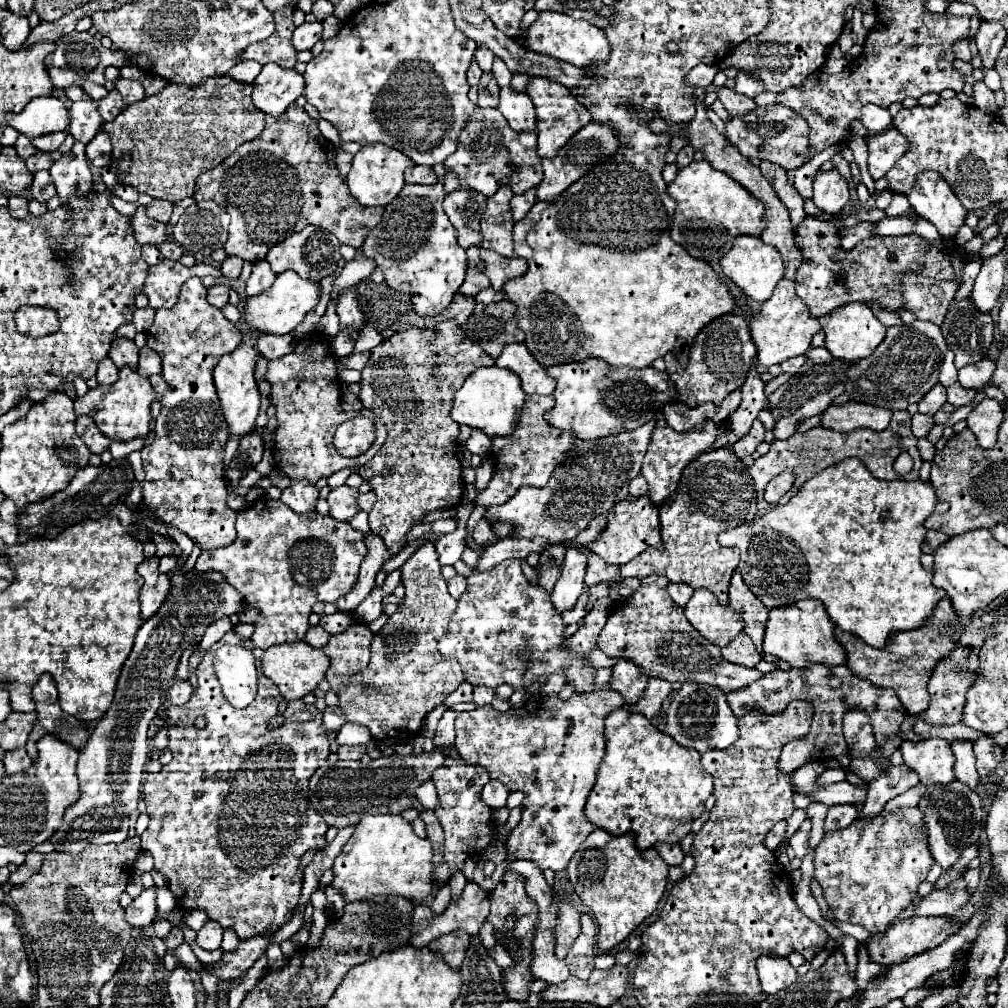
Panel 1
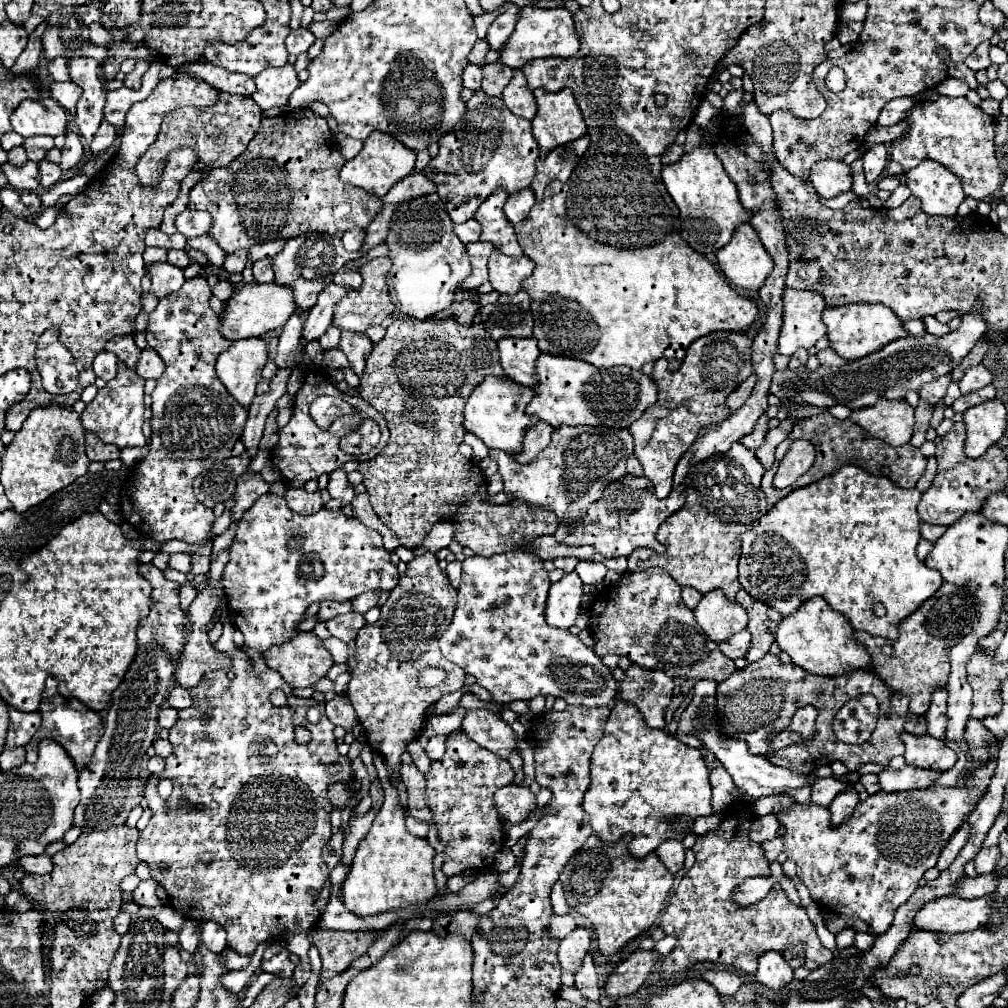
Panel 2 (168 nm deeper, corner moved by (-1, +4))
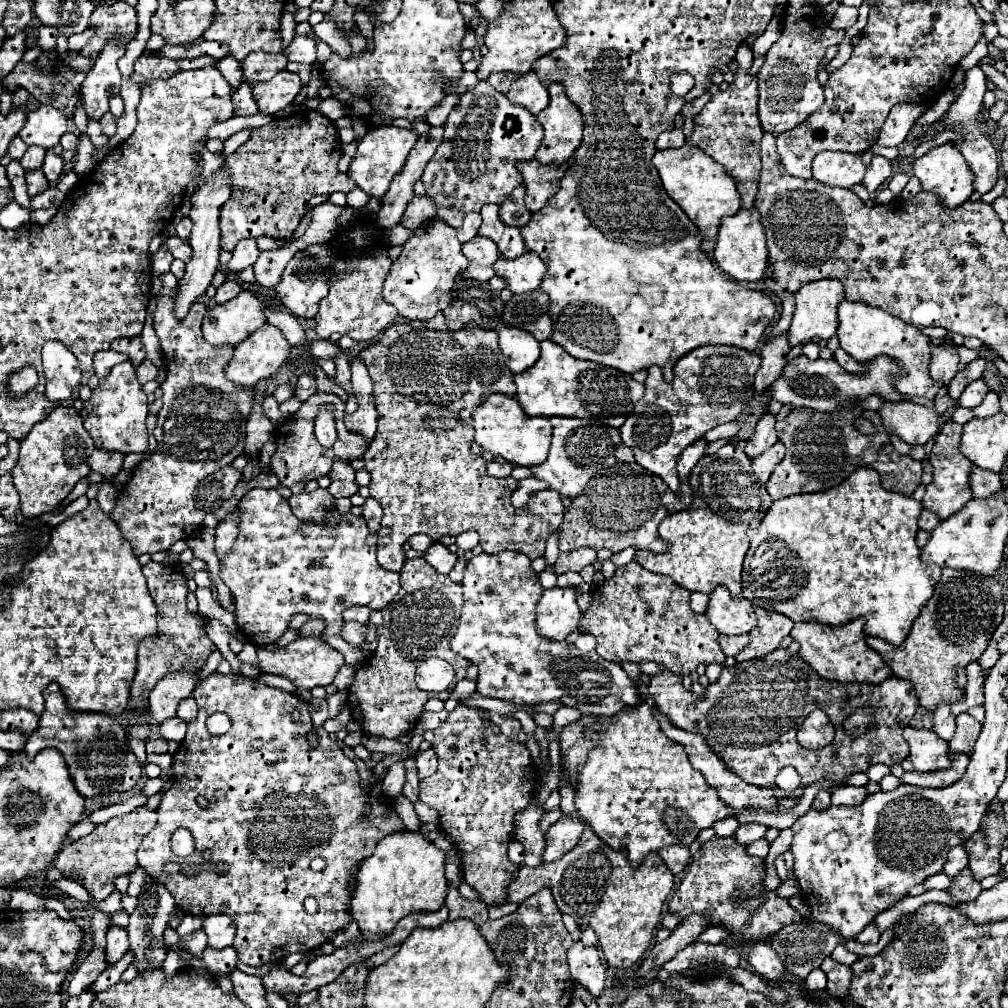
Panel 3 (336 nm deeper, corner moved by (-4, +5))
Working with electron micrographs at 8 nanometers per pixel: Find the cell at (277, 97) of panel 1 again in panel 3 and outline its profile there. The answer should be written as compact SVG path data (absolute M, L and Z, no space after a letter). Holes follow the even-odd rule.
M282 69L270 81L256 83L252 87L252 93L258 103L260 113L274 115L274 113L286 109L294 101L300 87L302 87L302 81L300 81L298 73Z

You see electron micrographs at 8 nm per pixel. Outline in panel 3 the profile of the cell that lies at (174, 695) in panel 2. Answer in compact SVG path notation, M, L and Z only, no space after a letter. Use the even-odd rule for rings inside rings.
M186 697L186 699L182 699L182 703L178 705L178 711L176 711L176 715L178 715L180 719L184 719L184 721L190 721L190 719L194 719L196 711L198 711L198 707L196 707L196 701L194 701L192 697Z

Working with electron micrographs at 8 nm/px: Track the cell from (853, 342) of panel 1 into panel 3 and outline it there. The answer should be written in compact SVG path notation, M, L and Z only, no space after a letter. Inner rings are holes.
M842 301L838 305L838 331L836 331L836 335L840 339L840 347L860 363L866 363L880 353L886 353L894 359L900 359L900 363L908 371L906 377L900 377L898 385L896 385L898 391L904 395L904 399L910 399L914 395L926 397L926 399L936 397L940 383L934 383L928 375L928 361L932 355L932 343L926 335L922 335L920 329L910 327L908 323L902 323L902 319L898 319L878 307L872 307L868 303Z

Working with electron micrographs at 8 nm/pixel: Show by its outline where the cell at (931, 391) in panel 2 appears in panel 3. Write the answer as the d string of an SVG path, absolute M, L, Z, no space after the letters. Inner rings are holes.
M948 345L936 347L936 349L932 351L930 377L932 377L936 383L948 387L956 373L958 373L958 353L956 353L952 347L948 347Z

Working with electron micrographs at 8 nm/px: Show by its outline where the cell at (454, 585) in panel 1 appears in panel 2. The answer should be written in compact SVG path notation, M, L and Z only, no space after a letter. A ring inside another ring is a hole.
M453 560L453 562L449 562L449 566L445 570L447 570L447 576L449 576L451 584L457 588L459 586L459 580L461 580L461 562L459 560Z

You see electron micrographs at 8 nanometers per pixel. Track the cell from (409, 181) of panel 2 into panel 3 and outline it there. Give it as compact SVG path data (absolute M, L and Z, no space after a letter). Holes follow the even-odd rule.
M420 195L410 201L410 207L404 211L400 223L412 231L412 227L416 227L416 225L420 227L422 223L426 223L426 219L432 219L434 215L436 215L436 205L434 205L432 197Z

